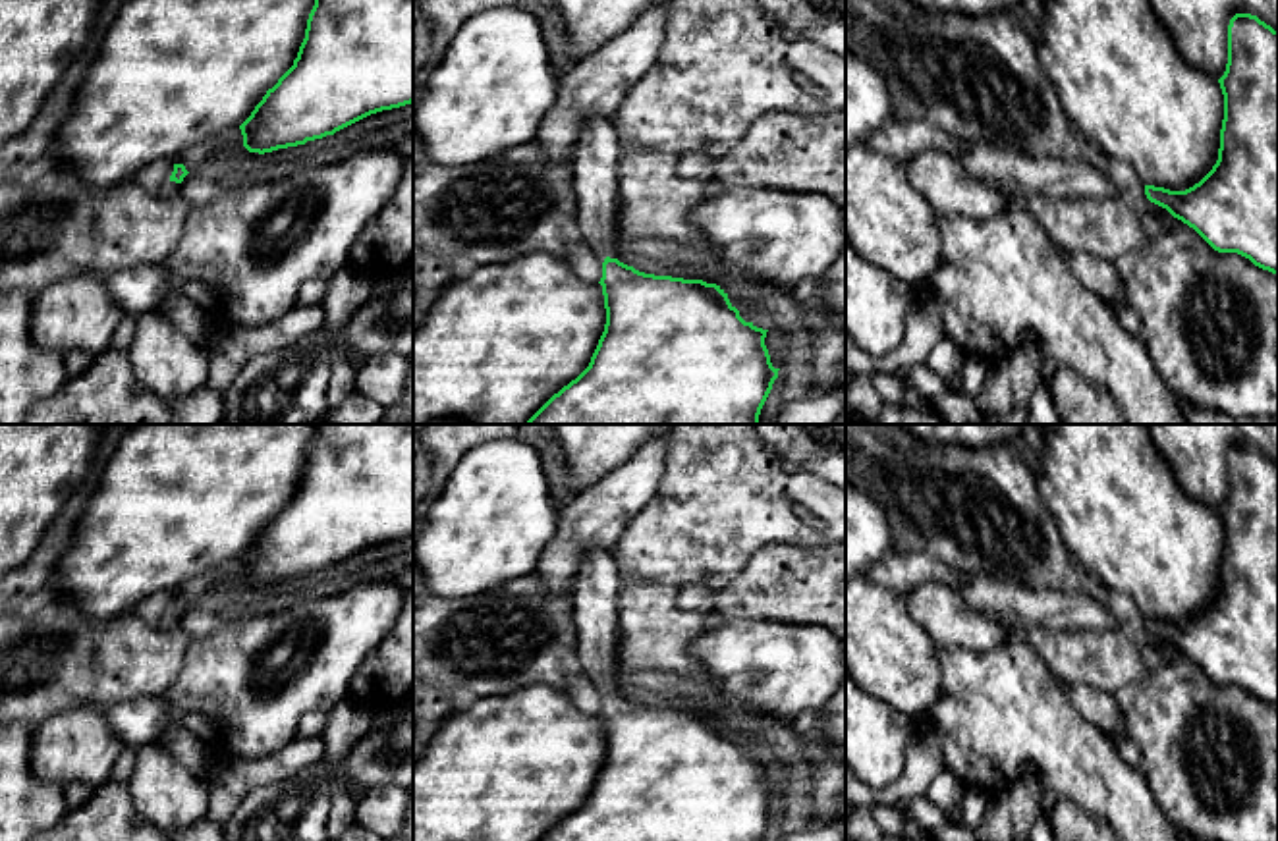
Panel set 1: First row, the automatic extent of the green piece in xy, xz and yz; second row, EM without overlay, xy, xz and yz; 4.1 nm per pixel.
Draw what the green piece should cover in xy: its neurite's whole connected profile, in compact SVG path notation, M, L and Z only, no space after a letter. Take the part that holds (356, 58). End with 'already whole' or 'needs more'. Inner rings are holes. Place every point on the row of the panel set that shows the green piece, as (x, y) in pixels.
M315 0L293 66L239 125L249 152L272 152L334 135L382 110L413 102L413 0Z | already whole

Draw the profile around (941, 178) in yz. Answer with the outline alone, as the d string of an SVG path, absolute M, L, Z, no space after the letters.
M925 149L902 164L915 191L944 216L986 220L998 216L1012 201L998 189L973 177L958 156Z

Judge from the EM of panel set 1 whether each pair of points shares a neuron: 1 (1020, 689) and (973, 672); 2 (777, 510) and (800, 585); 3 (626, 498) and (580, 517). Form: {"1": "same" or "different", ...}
{"1": "same", "2": "different", "3": "same"}

